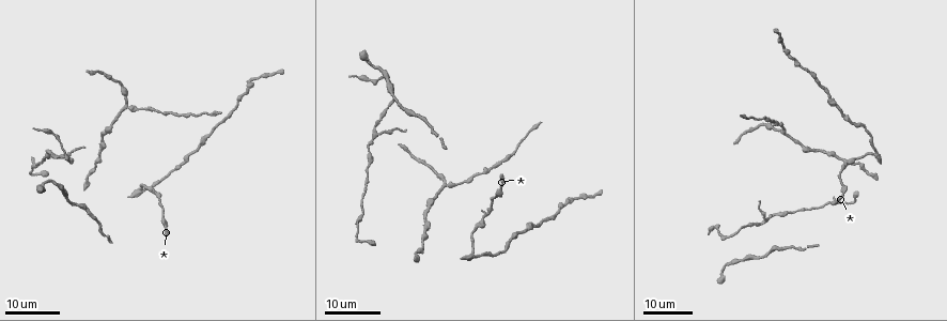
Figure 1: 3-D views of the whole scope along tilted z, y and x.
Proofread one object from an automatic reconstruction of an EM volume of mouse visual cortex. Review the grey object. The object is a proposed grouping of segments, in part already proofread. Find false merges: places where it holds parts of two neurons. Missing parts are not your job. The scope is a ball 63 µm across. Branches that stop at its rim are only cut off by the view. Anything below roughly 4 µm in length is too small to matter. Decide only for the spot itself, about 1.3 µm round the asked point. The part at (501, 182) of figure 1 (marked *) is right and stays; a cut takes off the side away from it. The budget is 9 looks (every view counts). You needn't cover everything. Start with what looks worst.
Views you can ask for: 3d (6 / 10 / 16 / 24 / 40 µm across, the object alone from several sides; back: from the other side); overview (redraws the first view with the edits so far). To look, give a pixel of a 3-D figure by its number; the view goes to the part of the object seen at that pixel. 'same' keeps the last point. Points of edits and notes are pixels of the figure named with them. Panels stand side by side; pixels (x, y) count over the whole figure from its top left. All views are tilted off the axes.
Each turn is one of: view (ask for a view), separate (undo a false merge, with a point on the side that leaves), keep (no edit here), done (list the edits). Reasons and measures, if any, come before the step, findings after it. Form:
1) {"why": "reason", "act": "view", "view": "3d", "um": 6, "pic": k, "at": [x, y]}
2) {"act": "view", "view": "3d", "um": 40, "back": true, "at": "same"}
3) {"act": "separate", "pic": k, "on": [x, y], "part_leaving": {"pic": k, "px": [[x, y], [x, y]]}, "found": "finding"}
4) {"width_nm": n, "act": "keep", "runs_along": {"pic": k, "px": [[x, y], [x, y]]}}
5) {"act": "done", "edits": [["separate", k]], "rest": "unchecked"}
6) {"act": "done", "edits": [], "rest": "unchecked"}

{"act": "view", "view": "3d", "um": 24, "pic": 1, "at": [729, 235]}

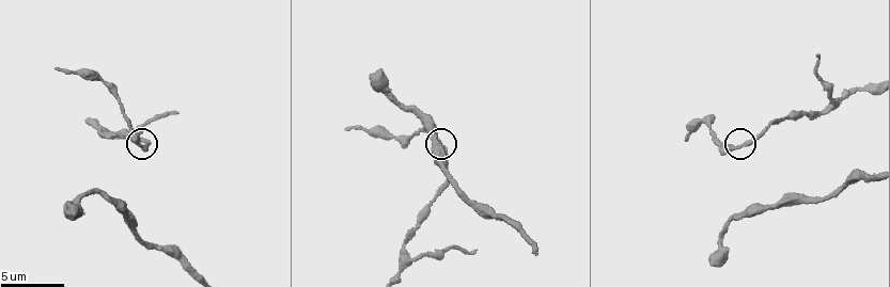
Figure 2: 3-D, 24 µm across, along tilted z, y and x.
{"act": "view", "view": "3d", "um": 10, "pic": 2, "at": [739, 146]}

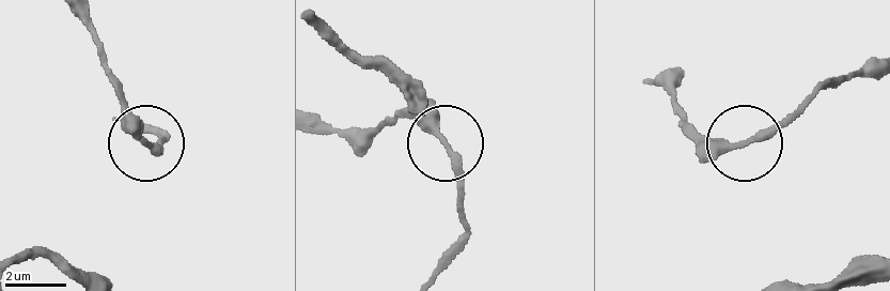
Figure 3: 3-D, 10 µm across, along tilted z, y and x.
{"width_nm": 260, "act": "keep", "found": "all the same neuron"}

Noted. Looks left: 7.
{"why": "a fork", "act": "view", "view": "3d", "um": 16, "pic": 1, "at": [447, 187]}

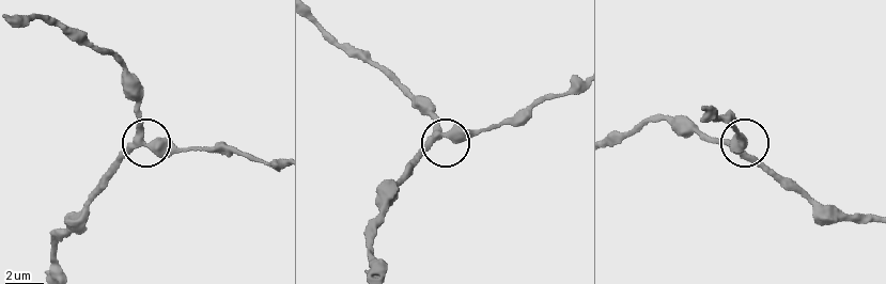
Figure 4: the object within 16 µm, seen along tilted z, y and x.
{"act": "view", "view": "3d", "um": 6, "pic": 4, "at": [147, 147]}

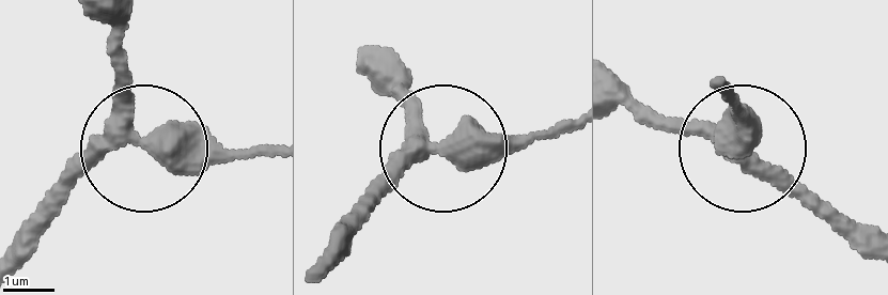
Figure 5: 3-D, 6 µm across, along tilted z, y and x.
{"why": "other side", "act": "view", "view": "3d", "um": 6, "back": true, "pic": 5, "at": [143, 139]}

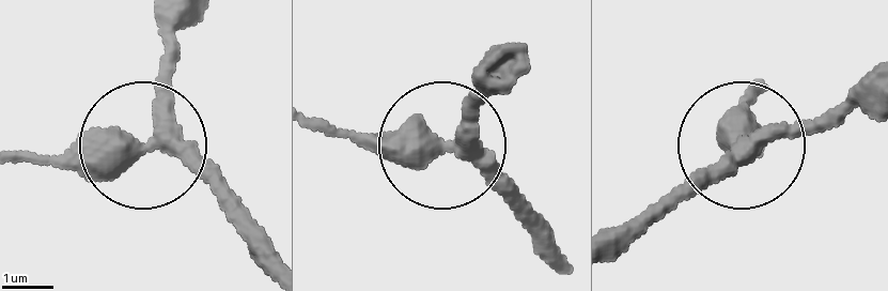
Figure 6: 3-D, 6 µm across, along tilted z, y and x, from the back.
{"act": "keep", "runs_along": {"pic": 6, "px": [[618, 248], [735, 152], [835, 107]]}, "found": "continuous, no second neuron"}

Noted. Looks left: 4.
{"act": "view", "view": "3d", "um": 16, "pic": 2, "at": [409, 263]}

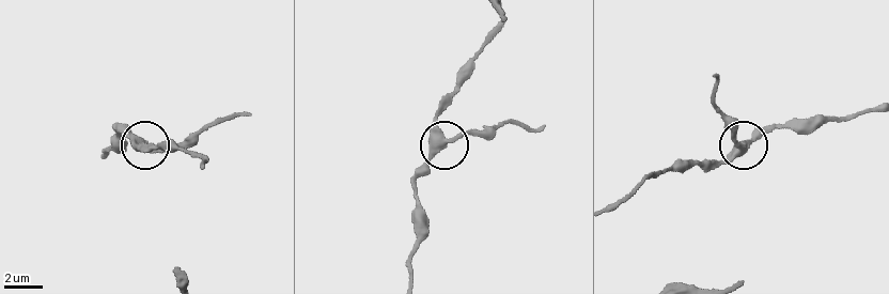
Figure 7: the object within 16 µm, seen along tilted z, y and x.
{"act": "view", "view": "3d", "um": 6, "pic": 7, "at": [444, 142]}

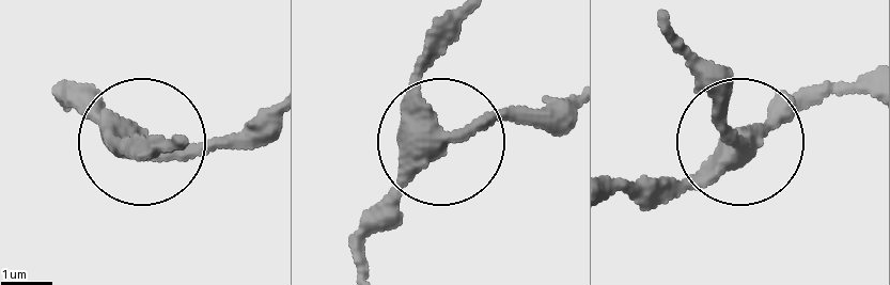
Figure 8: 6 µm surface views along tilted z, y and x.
{"arms": 4, "act": "keep", "found": "one neuron here"}

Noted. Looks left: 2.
{"why": "a fork", "act": "view", "view": "3d", "um": 6, "pic": 2, "at": [753, 205]}

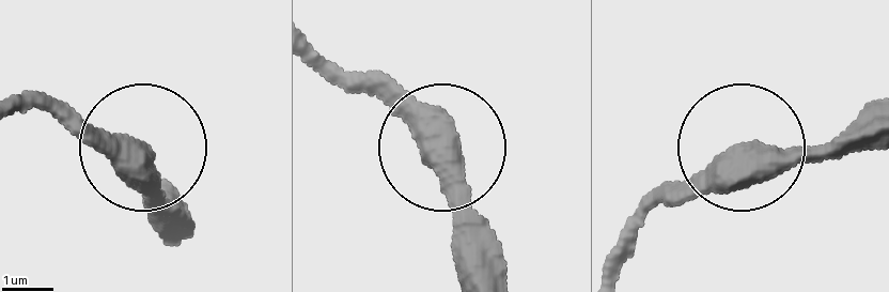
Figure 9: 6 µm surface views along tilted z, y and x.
{"width_nm": 400, "act": "keep", "runs_along": {"pic": 9, "px": [[864, 126], [759, 148], [652, 195]]}, "found": "one neuron here"}

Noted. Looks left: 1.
{"act": "done", "edits": [], "rest": "unchecked"}

